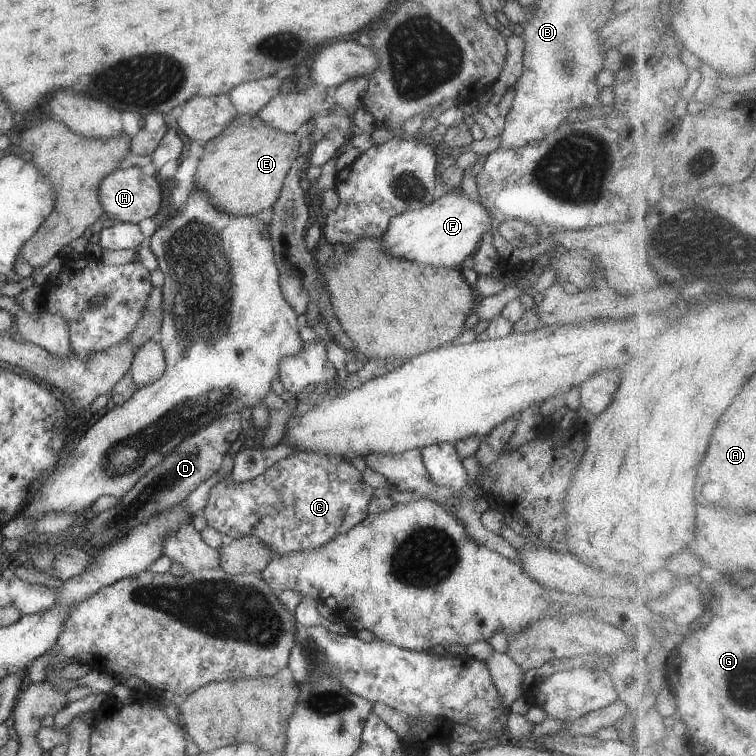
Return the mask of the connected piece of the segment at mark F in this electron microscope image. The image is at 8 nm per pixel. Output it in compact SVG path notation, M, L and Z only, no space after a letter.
M460 190L438 194L435 201L417 211L392 217L381 238L381 252L429 267L456 268L479 247L480 239L491 229L491 214L480 202L473 202Z

